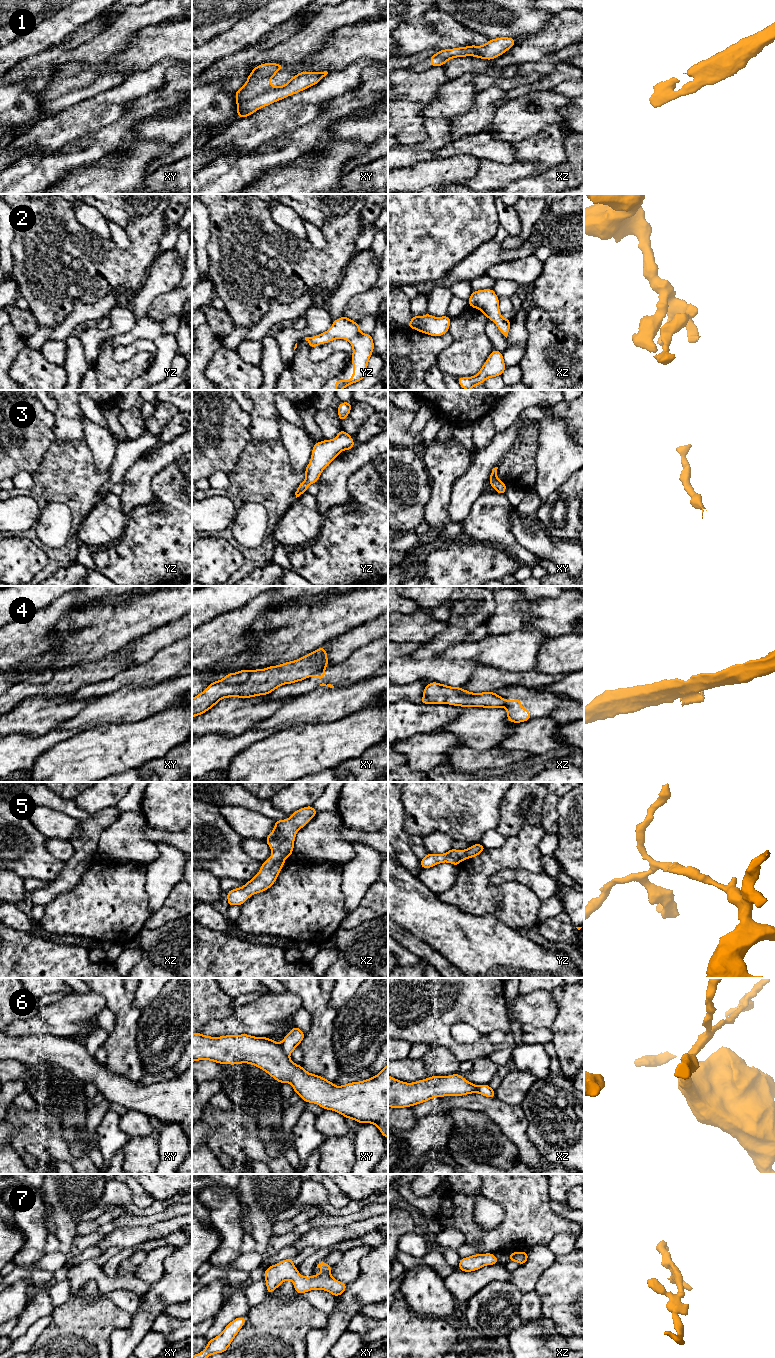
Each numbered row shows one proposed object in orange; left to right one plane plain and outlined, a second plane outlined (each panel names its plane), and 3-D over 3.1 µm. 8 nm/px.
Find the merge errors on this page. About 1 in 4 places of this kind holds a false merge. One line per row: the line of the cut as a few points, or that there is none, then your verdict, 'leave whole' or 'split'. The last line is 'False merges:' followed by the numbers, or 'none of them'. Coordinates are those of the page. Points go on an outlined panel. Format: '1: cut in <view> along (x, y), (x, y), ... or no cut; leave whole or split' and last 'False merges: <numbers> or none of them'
1: no cut; leave whole
2: no cut; leave whole
3: no cut; leave whole
4: cut in xy along (324, 667), (309, 676); split
5: no cut; leave whole
6: cut in xy along (279, 1043), (282, 1050), (288, 1056); split
7: no cut; leave whole
False merges: 4, 6

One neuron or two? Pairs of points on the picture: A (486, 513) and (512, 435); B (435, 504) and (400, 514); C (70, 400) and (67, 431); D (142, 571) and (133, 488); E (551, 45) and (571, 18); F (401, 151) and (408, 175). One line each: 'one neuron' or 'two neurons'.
A: two neurons
B: two neurons
C: one neuron
D: two neurons
E: one neuron
F: two neurons

